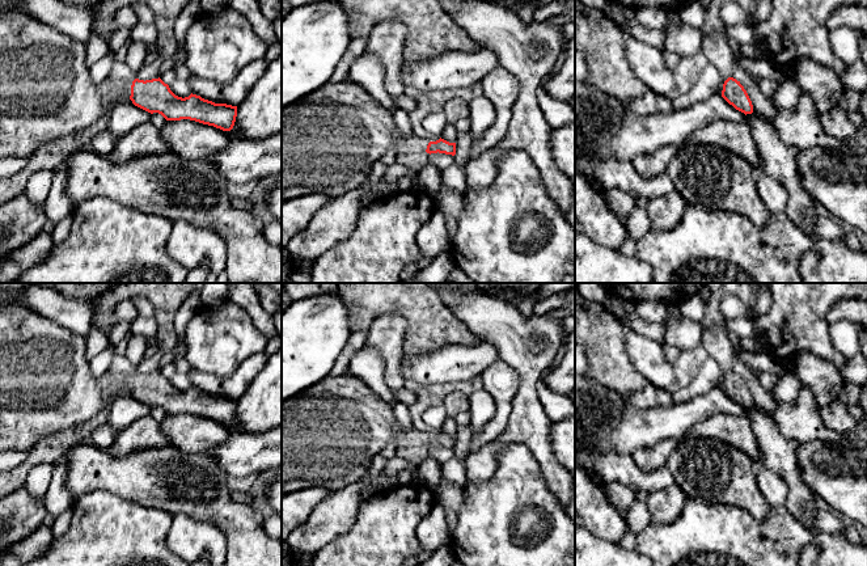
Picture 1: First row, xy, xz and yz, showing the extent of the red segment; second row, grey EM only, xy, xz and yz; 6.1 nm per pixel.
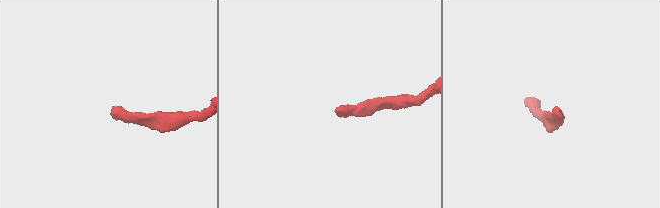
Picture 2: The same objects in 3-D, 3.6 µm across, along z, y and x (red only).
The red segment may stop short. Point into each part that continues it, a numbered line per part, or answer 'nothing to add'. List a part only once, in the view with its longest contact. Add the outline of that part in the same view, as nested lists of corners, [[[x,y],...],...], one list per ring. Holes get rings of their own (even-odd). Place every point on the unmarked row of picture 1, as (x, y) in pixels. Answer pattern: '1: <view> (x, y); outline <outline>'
1: xz (330, 433); outline [[[348,372],[337,377],[326,376],[282,404],[282,495],[313,486],[335,491],[360,481],[368,474],[372,459],[393,439],[405,447],[426,444],[428,435],[414,427],[402,431],[396,422],[394,406],[359,377]]]

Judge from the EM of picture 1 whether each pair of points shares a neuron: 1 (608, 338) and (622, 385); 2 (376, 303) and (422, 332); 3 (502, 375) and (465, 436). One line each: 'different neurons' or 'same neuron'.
1: same neuron
2: same neuron
3: different neurons

